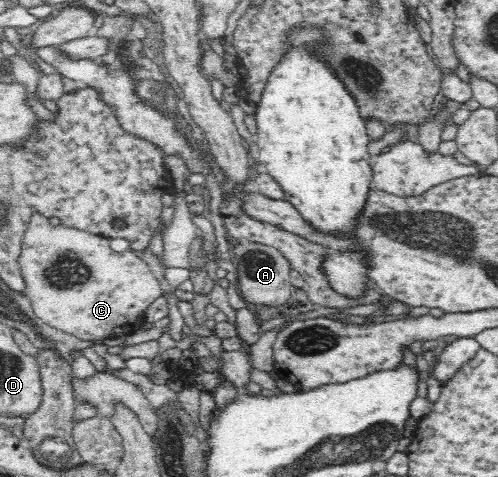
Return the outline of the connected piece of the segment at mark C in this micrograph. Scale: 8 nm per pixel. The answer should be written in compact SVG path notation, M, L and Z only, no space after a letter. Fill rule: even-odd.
M38 211L31 214L21 242L18 264L25 282L24 295L31 302L33 311L39 319L84 341L104 339L110 334L126 335L141 328L143 310L162 296L160 282L154 277L148 264L136 256L130 248L116 252L110 247L110 241L108 237L74 229L73 226L62 224L54 226L48 217Z

